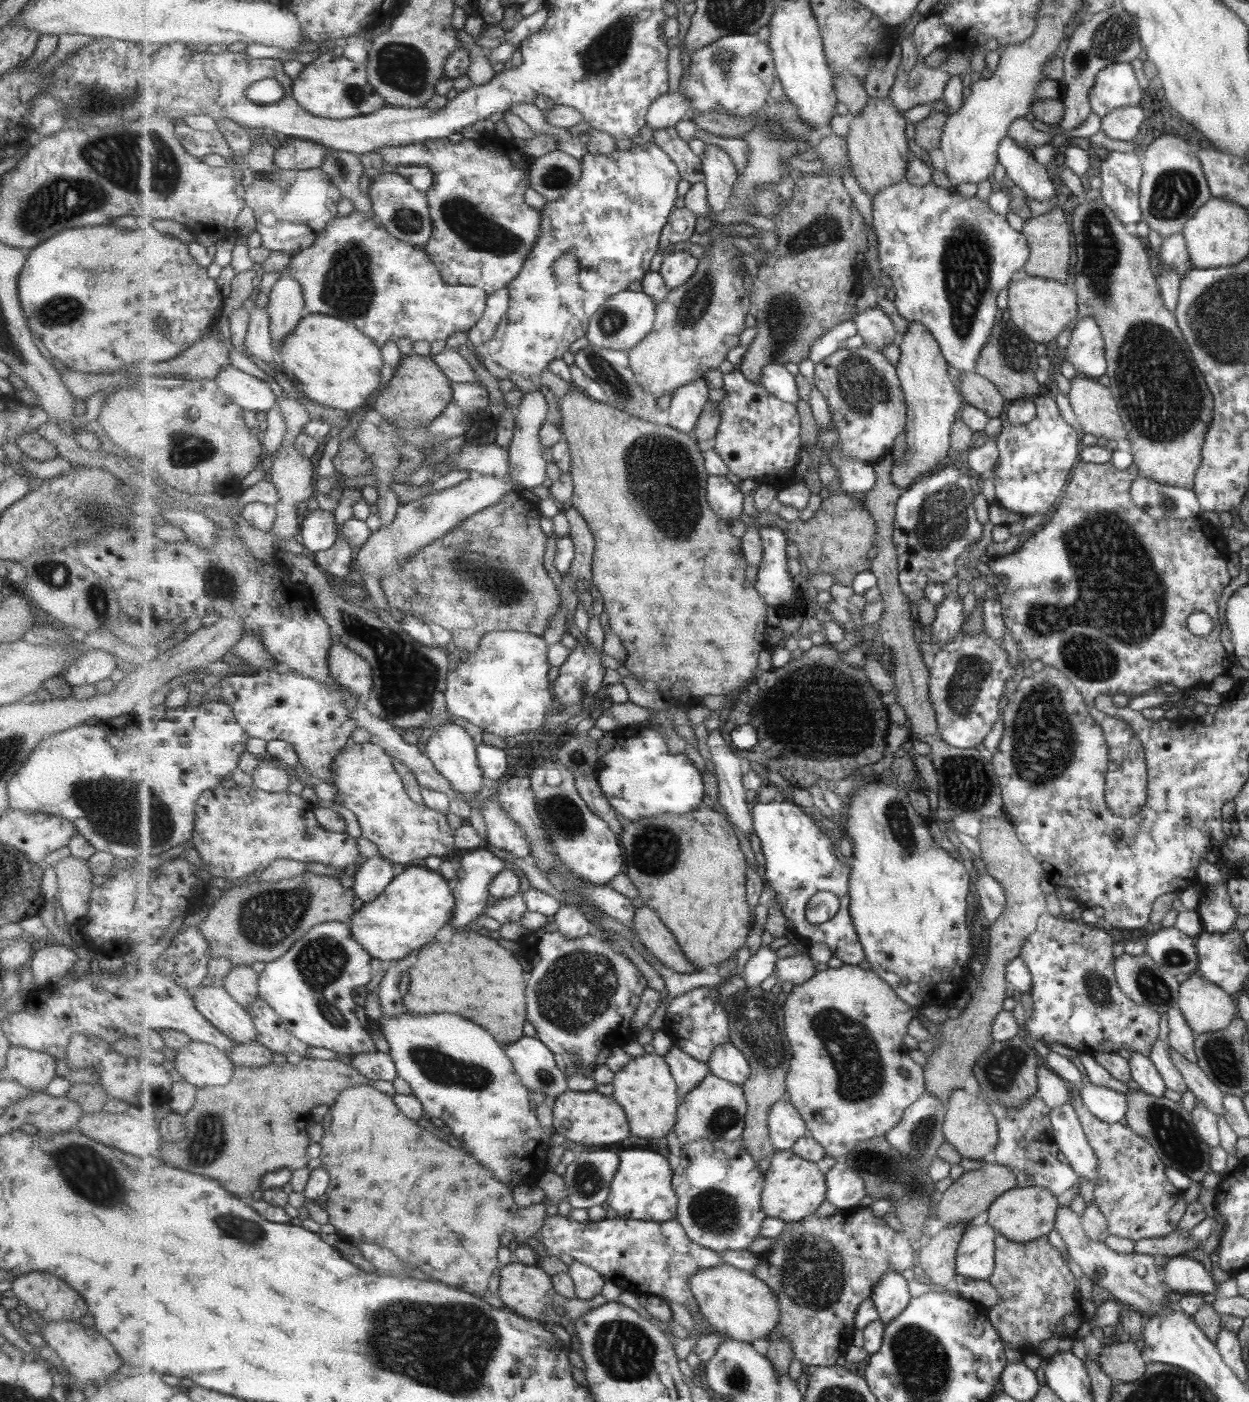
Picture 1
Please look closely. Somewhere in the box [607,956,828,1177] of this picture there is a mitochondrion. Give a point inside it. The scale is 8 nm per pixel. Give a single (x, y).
(759, 1031)

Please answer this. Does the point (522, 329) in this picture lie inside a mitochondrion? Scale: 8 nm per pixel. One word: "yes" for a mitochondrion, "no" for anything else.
no

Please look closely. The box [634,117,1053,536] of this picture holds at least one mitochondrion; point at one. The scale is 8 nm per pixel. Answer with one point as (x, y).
(967, 255)

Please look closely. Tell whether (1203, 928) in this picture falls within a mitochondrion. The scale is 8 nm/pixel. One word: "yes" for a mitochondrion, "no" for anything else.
no

